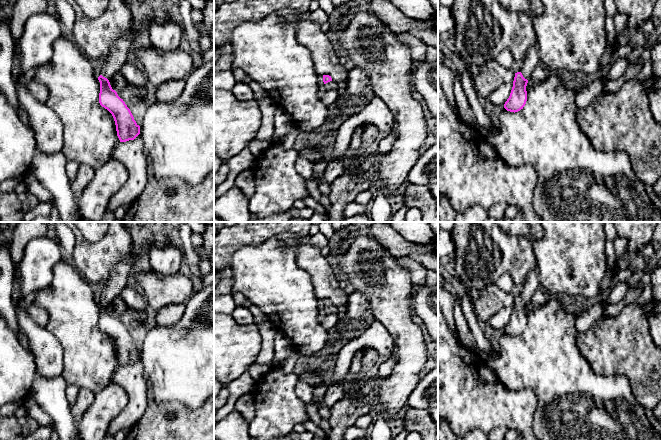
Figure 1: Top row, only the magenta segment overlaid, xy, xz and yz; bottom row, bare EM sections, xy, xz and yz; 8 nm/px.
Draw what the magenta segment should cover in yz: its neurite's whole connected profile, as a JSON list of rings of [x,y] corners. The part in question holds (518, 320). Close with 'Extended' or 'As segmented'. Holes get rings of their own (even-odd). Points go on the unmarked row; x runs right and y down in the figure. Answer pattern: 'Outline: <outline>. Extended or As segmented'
Outline: [[[534,267],[528,273],[525,284],[520,290],[520,295],[515,297],[510,320],[504,328],[504,332],[507,335],[515,337],[523,333],[527,325],[526,310],[528,303],[539,288],[539,270],[537,267]]]. Extended

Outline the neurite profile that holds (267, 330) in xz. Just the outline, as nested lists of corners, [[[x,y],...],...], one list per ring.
[[[268,318],[258,327],[258,329],[261,335],[261,350],[258,354],[256,363],[272,365],[274,360],[276,326],[274,322]]]

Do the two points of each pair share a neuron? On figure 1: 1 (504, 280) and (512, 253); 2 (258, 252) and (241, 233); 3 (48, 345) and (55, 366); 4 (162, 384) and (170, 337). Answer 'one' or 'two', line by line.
1: two
2: two
3: one
4: one

